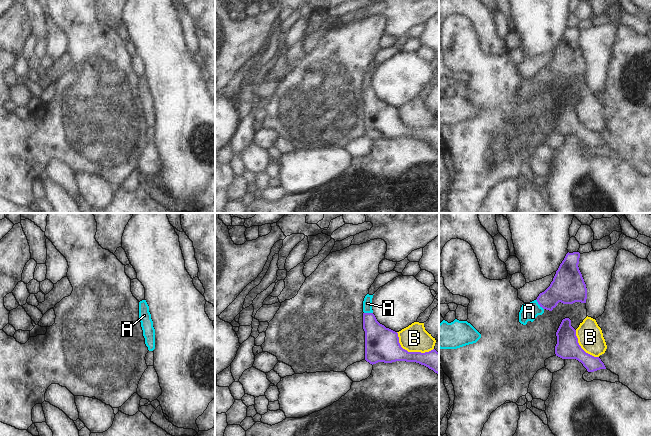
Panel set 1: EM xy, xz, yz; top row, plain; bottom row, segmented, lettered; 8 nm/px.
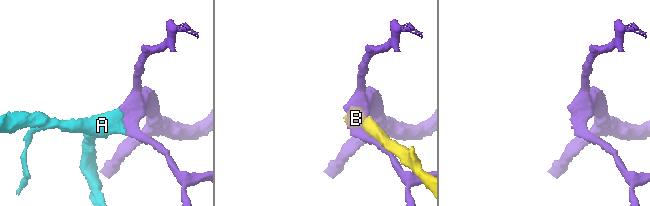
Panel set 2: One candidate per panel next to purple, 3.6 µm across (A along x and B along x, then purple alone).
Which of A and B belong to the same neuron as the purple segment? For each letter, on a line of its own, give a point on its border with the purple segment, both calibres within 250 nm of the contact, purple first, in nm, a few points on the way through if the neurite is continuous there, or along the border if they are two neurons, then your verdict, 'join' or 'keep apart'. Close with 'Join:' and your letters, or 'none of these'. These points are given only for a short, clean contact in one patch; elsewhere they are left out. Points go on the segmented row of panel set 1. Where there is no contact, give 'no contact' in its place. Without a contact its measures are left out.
A: yz (538, 303) | 240/140 nm | across yz (565, 288), (548, 300), (538, 303), (529, 311) | join
B: xz (410, 352) | 280/220 nm | keep apart
Join: A

